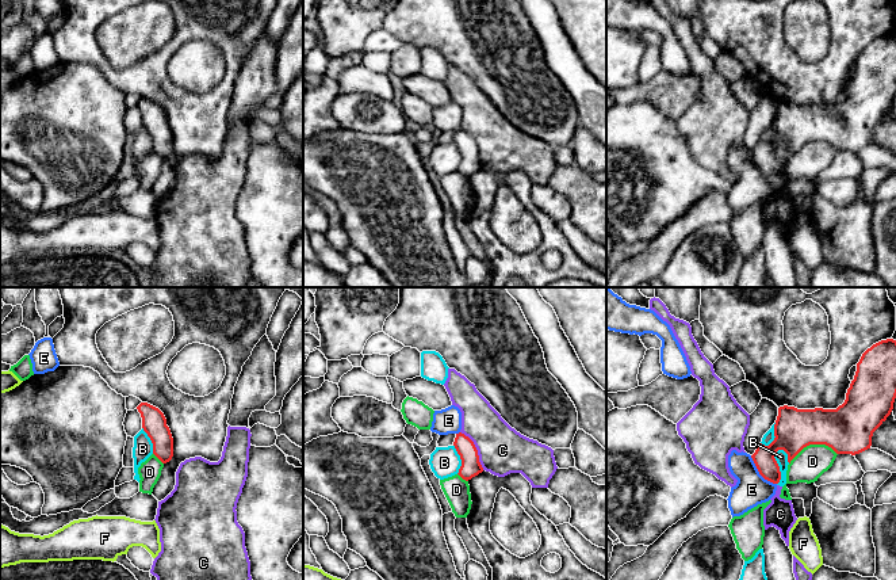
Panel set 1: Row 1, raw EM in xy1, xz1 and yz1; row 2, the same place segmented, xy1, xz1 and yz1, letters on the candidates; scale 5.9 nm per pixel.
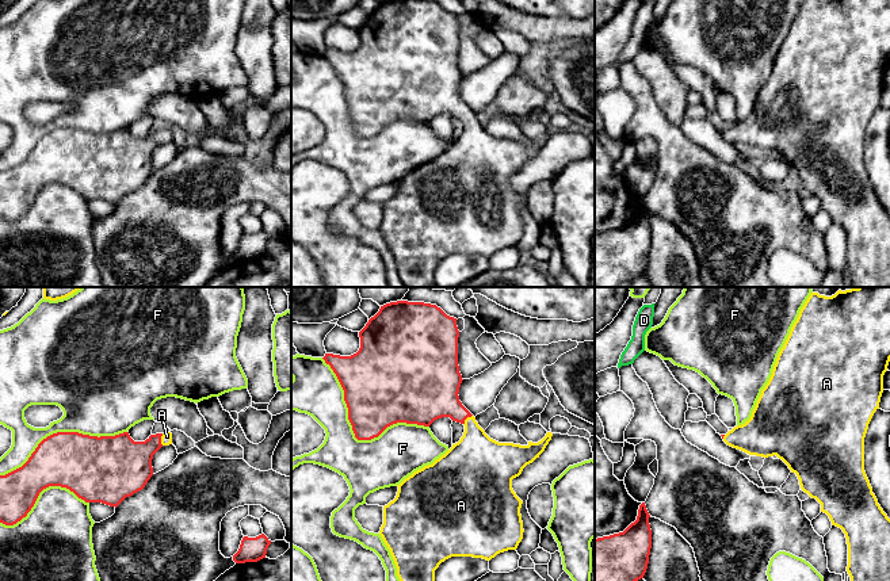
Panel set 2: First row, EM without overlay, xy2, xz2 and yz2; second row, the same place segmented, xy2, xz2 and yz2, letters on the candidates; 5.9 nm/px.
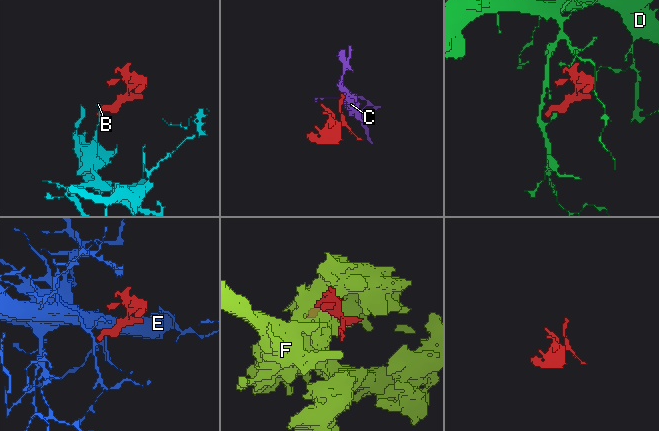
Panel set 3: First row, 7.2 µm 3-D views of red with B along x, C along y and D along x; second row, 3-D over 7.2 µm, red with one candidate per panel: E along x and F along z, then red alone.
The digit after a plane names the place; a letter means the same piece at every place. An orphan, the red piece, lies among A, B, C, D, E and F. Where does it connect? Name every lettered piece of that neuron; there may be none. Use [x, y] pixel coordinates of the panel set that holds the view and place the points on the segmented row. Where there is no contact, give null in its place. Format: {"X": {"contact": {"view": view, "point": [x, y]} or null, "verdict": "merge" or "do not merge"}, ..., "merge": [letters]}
{"A": {"contact": {"view": "xy2", "point": [160, 439]}, "verdict": "merge"}, "B": {"contact": {"view": "yz1", "point": [777, 465]}, "verdict": "do not merge"}, "C": {"contact": {"view": "xz1", "point": [477, 450]}, "verdict": "do not merge"}, "D": {"contact": {"view": "yz1", "point": [812, 443]}, "verdict": "do not merge"}, "E": {"contact": {"view": "yz1", "point": [759, 473]}, "verdict": "do not merge"}, "F": {"contact": {"view": "xz2", "point": [354, 432]}, "verdict": "do not merge"}, "merge": ["A"]}

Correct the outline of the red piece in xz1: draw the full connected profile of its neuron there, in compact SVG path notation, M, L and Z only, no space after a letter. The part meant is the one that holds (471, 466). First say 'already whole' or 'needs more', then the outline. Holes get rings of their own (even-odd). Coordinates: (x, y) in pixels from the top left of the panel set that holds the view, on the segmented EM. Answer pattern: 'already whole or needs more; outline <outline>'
already whole; outline M462 432L456 434L453 446L462 459L462 466L457 474L463 480L468 481L483 472L483 468L479 462L478 450L468 436Z

